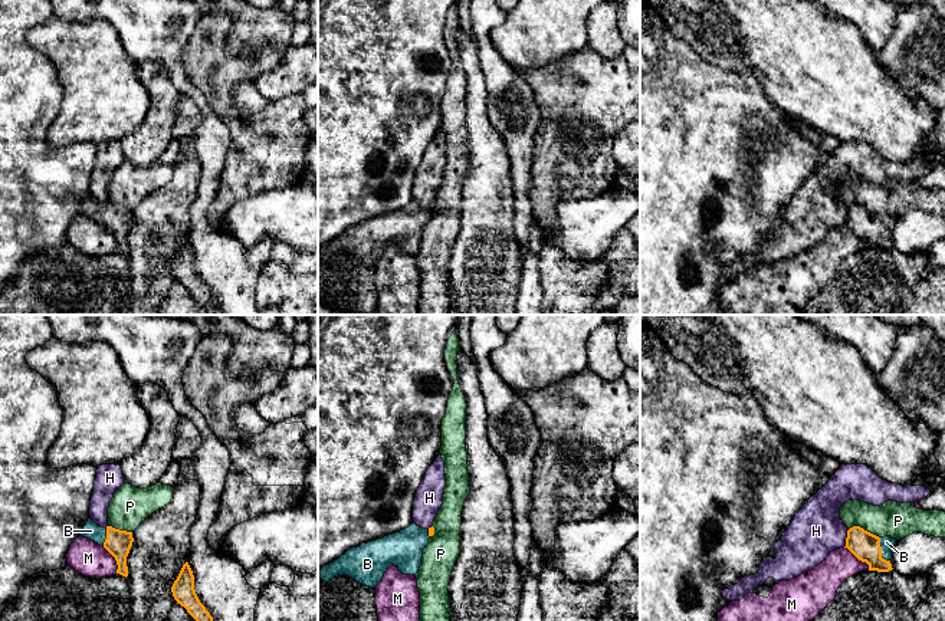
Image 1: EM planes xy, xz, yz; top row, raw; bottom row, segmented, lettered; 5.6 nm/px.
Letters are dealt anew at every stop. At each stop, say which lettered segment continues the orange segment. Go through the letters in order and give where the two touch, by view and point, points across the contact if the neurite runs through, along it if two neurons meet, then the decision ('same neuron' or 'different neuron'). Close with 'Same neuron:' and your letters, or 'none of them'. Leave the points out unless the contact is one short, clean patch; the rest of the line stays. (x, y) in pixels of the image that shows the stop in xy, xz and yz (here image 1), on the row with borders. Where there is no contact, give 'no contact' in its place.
B: contact yz (880, 551); way yz (866, 546), (880, 551), (886, 542); same neuron
H: contact yz (846, 538); border yz (849, 529), (843, 546); different neuron
M: contact yz (859, 559); border yz (845, 546), (863, 561), (869, 569); different neuron
P: contact yz (863, 529); border yz (849, 528), (859, 526), (879, 538); different neuron
Same neuron: B

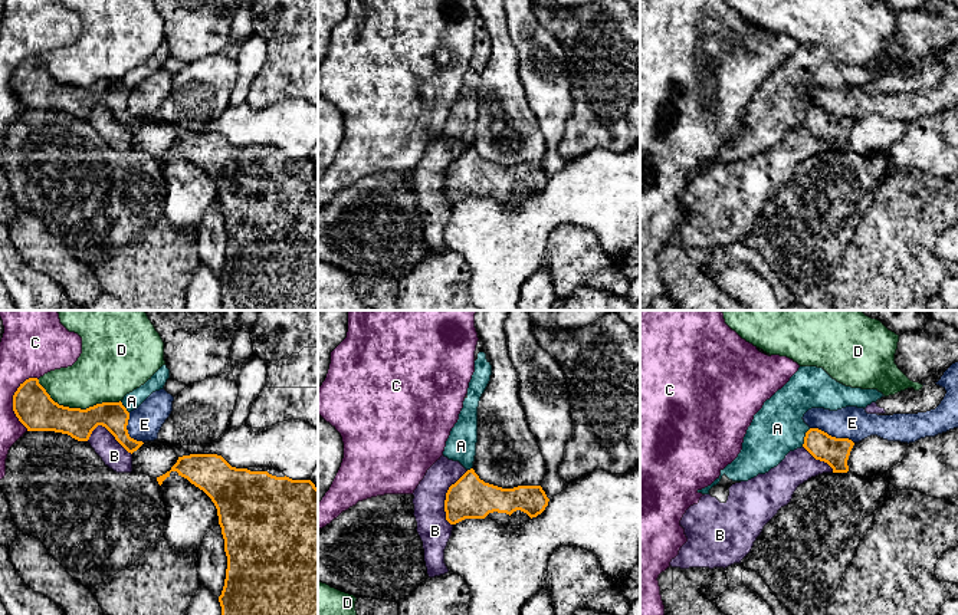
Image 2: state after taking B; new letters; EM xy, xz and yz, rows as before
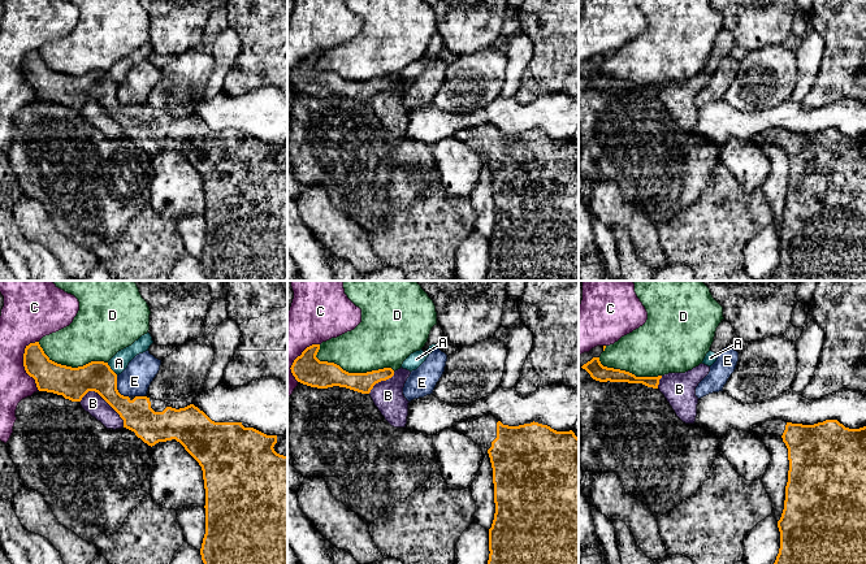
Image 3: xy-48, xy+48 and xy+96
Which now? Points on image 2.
A: contact yz (804, 437); border yz (810, 428), (801, 446); different neuron
B: contact xz (446, 497); different neuron
C: contact xy (13, 400); different neuron
D: contact xy (76, 408); different neuron
E: contact yz (830, 436); border yz (810, 427), (817, 427), (836, 437), (847, 437), (853, 443); different neuron
Same neuron: none of them

